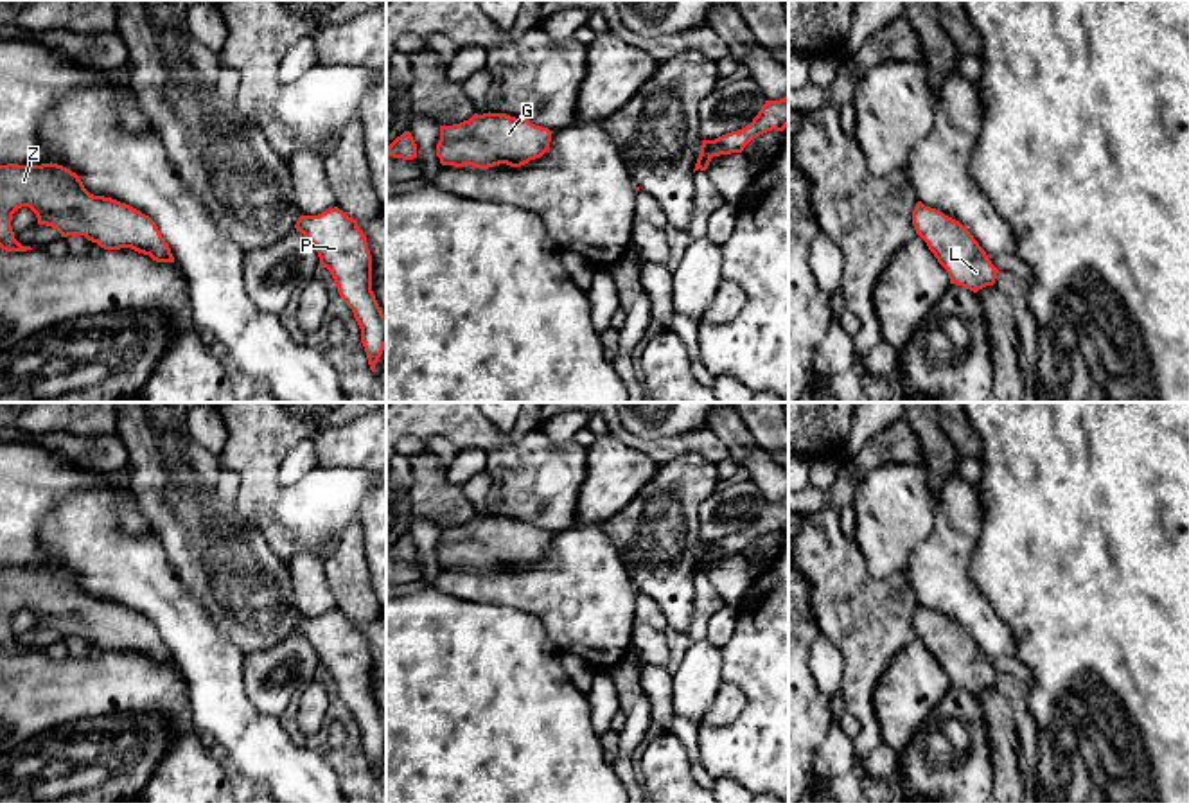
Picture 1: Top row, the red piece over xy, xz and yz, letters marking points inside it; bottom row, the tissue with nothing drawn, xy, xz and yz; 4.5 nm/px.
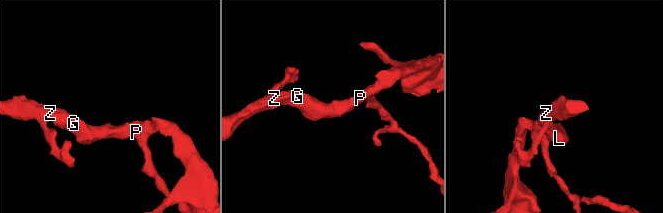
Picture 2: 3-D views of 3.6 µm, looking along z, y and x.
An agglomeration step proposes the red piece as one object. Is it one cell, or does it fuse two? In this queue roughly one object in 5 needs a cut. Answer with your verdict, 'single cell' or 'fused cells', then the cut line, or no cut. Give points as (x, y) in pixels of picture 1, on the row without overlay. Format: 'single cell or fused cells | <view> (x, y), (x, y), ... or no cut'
single cell | no cut

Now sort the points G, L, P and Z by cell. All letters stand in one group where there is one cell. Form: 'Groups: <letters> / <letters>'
Groups: G L P Z

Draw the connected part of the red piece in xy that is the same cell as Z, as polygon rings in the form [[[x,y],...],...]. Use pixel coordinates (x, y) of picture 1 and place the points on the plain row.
[[[0,568],[0,650],[5,654],[32,652],[14,641],[11,629],[13,616],[22,609],[29,609],[38,627],[56,631],[61,640],[84,638],[104,652],[131,650],[156,665],[174,665],[169,647],[149,618],[117,602],[90,596],[79,578],[63,568]]]

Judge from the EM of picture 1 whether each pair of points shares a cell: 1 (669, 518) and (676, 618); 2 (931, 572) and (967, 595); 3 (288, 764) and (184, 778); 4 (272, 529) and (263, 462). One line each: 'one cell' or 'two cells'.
1: one cell
2: one cell
3: two cells
4: one cell

